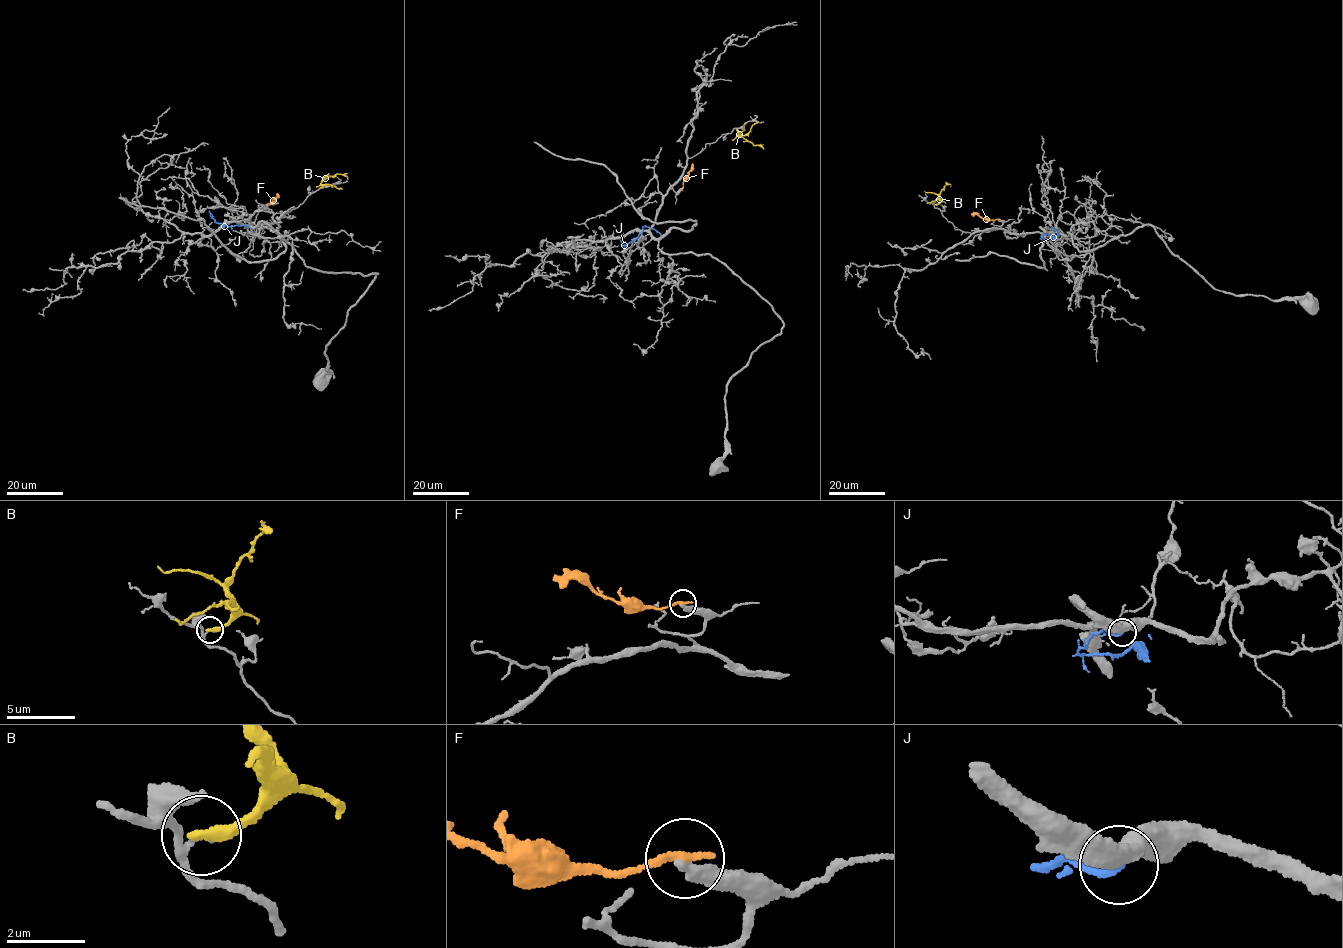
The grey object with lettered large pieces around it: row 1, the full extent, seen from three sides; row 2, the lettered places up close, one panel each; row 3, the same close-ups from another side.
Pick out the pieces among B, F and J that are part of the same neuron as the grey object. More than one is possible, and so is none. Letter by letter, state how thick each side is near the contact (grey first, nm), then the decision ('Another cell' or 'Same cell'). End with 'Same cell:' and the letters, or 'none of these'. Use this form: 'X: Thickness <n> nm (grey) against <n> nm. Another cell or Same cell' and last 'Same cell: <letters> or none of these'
B: Thickness 180 nm (grey) against 320 nm. Another cell
F: Thickness 260 nm (grey) against 240 nm. Another cell
J: Thickness 480 nm (grey) against 180 nm. Another cell
Same cell: none of these

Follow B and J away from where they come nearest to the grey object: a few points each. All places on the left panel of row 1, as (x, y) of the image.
B: (321, 187), (321, 182), (331, 176), (344, 174), (348, 179)
J: (250, 228), (244, 225), (228, 227), (215, 221), (210, 214), (214, 216)

